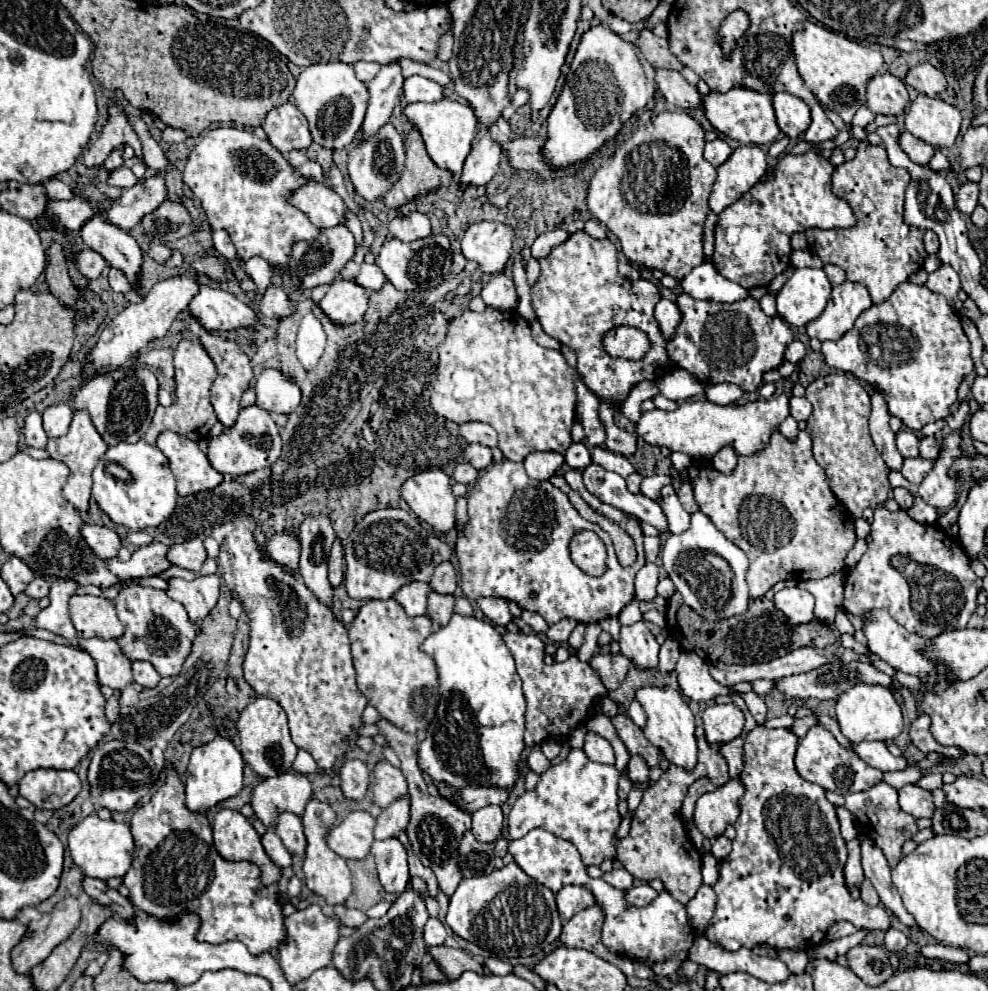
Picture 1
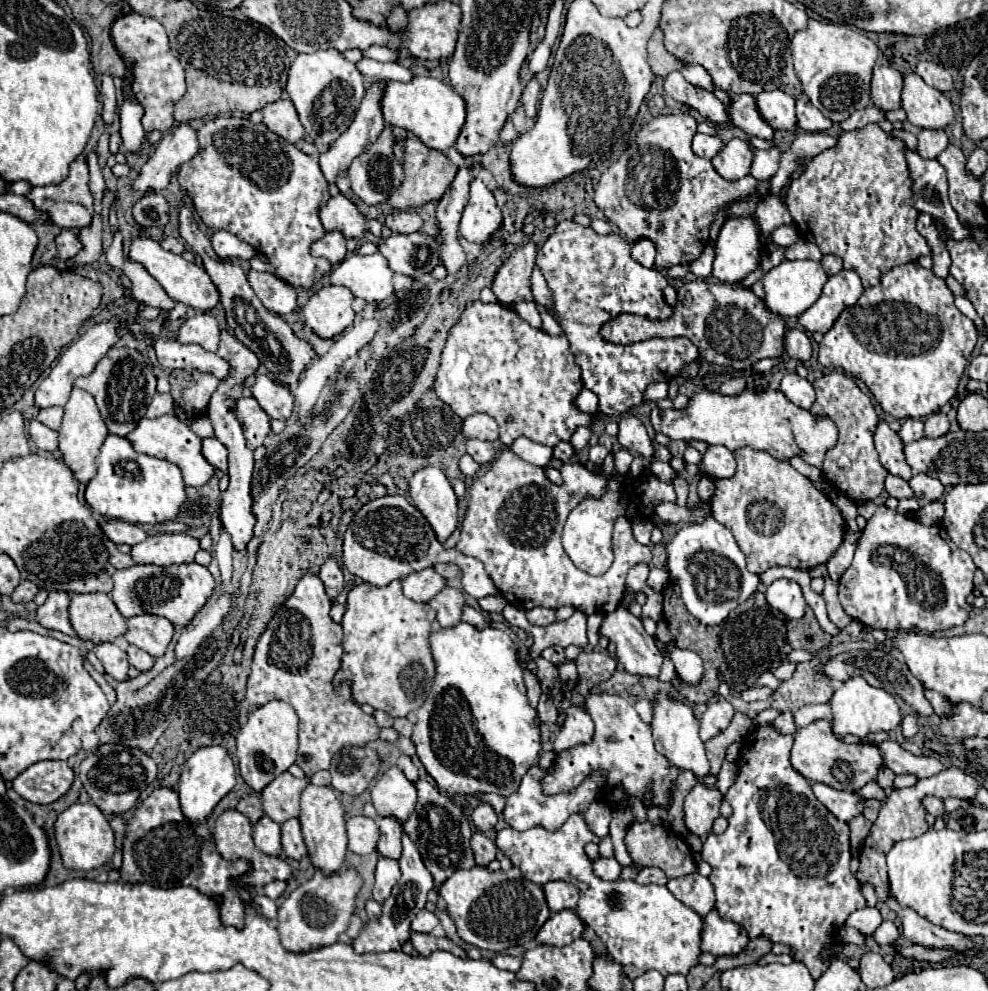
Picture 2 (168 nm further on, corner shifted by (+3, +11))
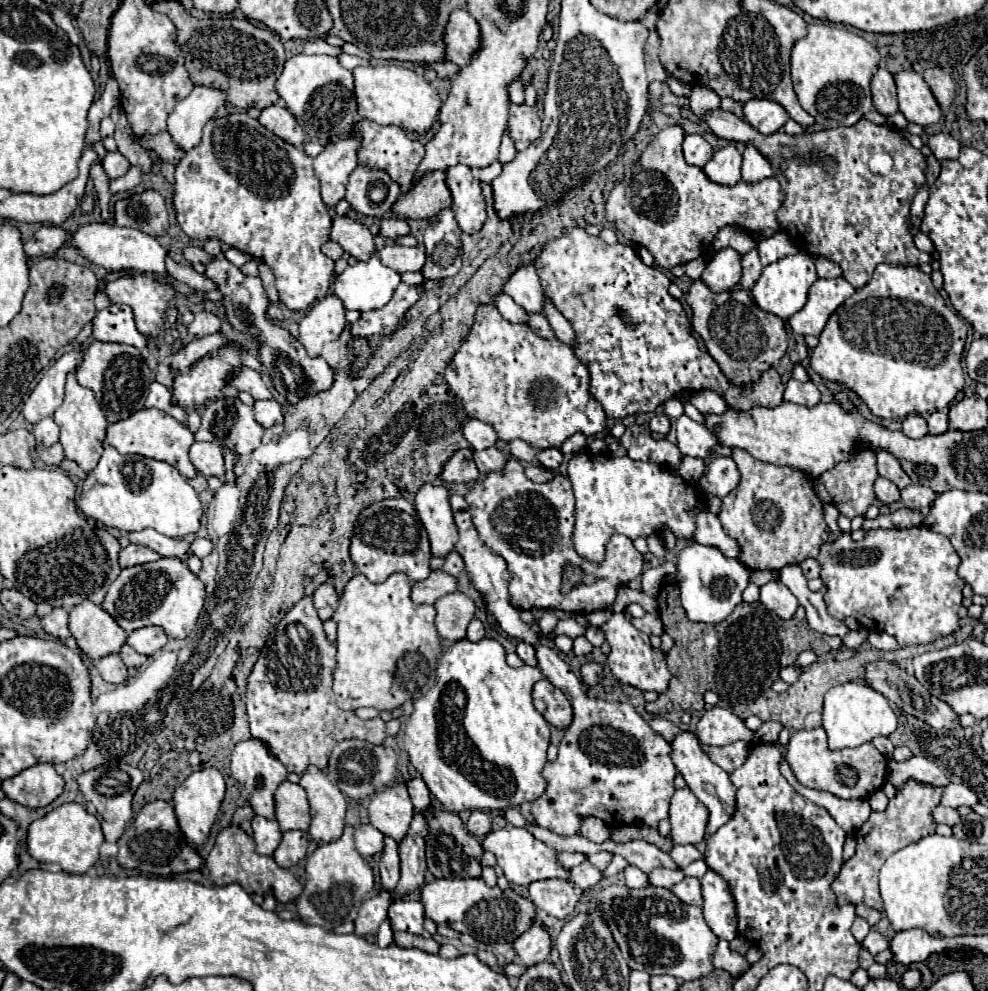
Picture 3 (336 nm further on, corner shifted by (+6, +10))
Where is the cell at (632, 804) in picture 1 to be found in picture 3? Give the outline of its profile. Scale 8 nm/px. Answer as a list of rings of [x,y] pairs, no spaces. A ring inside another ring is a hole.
[[[626,867],[624,869],[626,875],[626,887],[628,889],[644,889],[644,887],[652,887],[652,883],[648,881],[648,875],[644,871],[640,871],[638,867]]]

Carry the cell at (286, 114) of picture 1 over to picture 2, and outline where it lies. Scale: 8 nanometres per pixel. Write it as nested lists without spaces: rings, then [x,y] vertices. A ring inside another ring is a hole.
[[[289,98],[271,102],[261,112],[263,112],[263,124],[271,132],[283,136],[287,142],[295,144],[297,140],[305,138],[305,128],[301,126],[299,116],[295,112],[295,106],[291,104]]]

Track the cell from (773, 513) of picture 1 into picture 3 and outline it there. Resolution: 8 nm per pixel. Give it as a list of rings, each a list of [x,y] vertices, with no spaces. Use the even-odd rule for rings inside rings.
[[[734,449],[732,459],[742,473],[742,481],[722,499],[718,519],[724,531],[740,543],[740,561],[750,569],[776,571],[784,565],[816,557],[828,533],[822,503],[814,493],[812,479],[798,469],[758,461],[744,449]]]

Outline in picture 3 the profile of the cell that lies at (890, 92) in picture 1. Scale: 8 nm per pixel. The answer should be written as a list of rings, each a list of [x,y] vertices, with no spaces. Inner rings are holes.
[[[880,67],[872,77],[872,101],[874,109],[884,117],[898,113],[894,77],[884,67]]]

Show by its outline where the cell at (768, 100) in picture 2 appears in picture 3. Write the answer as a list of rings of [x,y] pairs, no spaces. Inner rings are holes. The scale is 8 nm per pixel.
[[[752,99],[744,103],[744,121],[748,121],[762,135],[772,135],[788,121],[788,113],[782,105],[768,99]]]

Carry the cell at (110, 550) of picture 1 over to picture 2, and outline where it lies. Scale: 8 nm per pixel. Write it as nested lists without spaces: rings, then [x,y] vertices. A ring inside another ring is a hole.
[[[109,520],[109,522],[103,522],[101,526],[103,534],[115,542],[115,544],[129,544],[129,546],[135,546],[139,542],[143,542],[147,538],[147,534],[135,526],[135,524],[129,524],[129,522],[123,522],[123,520]]]

